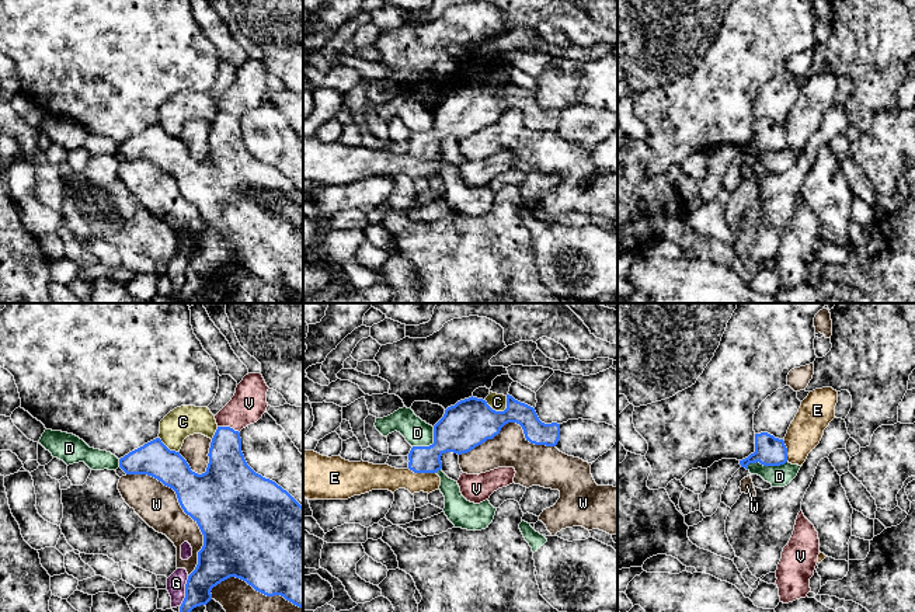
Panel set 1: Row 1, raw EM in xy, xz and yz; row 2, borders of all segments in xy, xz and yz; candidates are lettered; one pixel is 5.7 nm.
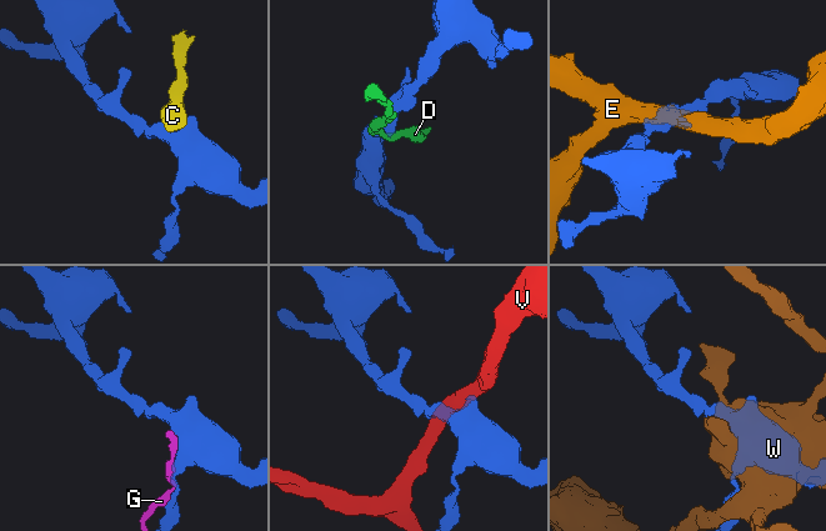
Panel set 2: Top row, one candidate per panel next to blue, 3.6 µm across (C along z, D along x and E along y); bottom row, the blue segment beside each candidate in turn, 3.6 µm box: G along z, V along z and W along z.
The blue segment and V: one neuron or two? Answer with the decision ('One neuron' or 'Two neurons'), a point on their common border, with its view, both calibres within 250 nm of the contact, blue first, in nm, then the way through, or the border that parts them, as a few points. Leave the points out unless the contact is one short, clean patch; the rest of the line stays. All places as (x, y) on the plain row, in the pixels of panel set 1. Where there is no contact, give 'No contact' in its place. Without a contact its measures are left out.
Two neurons. Touches blue at xy (229, 112). Thickness 240 nm (blue) against 200 nm. Boundary: xy (218, 111), (229, 111), (239, 118)

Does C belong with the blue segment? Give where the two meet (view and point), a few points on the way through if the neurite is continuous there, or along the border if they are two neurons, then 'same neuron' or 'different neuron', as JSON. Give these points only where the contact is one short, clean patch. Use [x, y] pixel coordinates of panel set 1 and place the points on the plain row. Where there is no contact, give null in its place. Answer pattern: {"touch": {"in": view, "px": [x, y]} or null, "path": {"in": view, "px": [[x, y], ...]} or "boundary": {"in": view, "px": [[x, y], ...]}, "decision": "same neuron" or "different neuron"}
{"touch": {"in": "xz", "px": [494, 96]}, "boundary": {"in": "xz", "px": [[484, 84], [496, 96], [507, 93]]}, "decision": "different neuron"}

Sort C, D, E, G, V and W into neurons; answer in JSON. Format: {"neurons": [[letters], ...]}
{"neurons": [["C"], ["D"], ["E"], ["G"], ["V"], ["W"]]}

